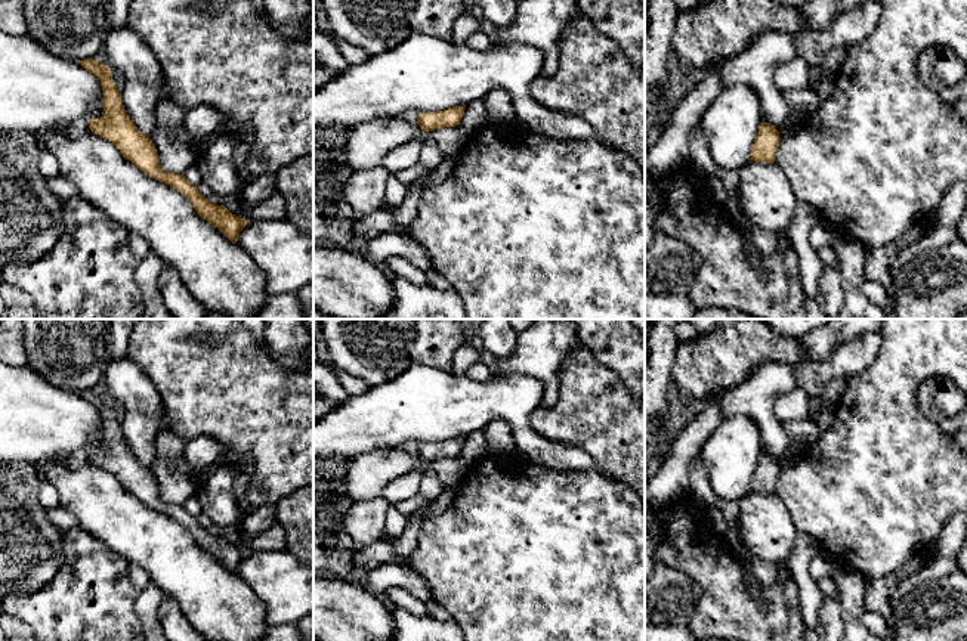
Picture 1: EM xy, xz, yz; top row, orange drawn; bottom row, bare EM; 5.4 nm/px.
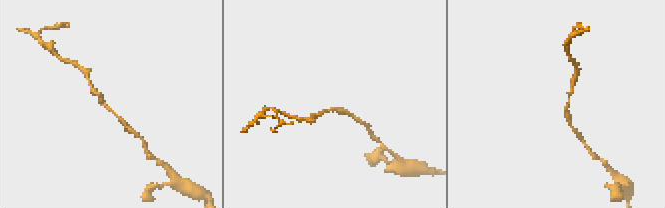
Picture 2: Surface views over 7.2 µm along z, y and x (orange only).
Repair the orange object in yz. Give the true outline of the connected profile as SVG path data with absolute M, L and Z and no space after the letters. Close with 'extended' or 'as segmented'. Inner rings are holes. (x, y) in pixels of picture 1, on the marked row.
M763 121L753 145L751 161L773 164L779 142L779 131L770 123Z; as segmented

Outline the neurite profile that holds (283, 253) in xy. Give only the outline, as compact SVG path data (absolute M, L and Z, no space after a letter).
M287 217L247 222L237 244L266 275L266 294L296 294L313 281L313 238L300 232Z

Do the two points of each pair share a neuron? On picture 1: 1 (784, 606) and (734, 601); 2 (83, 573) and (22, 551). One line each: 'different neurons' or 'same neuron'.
1: same neuron
2: different neurons

